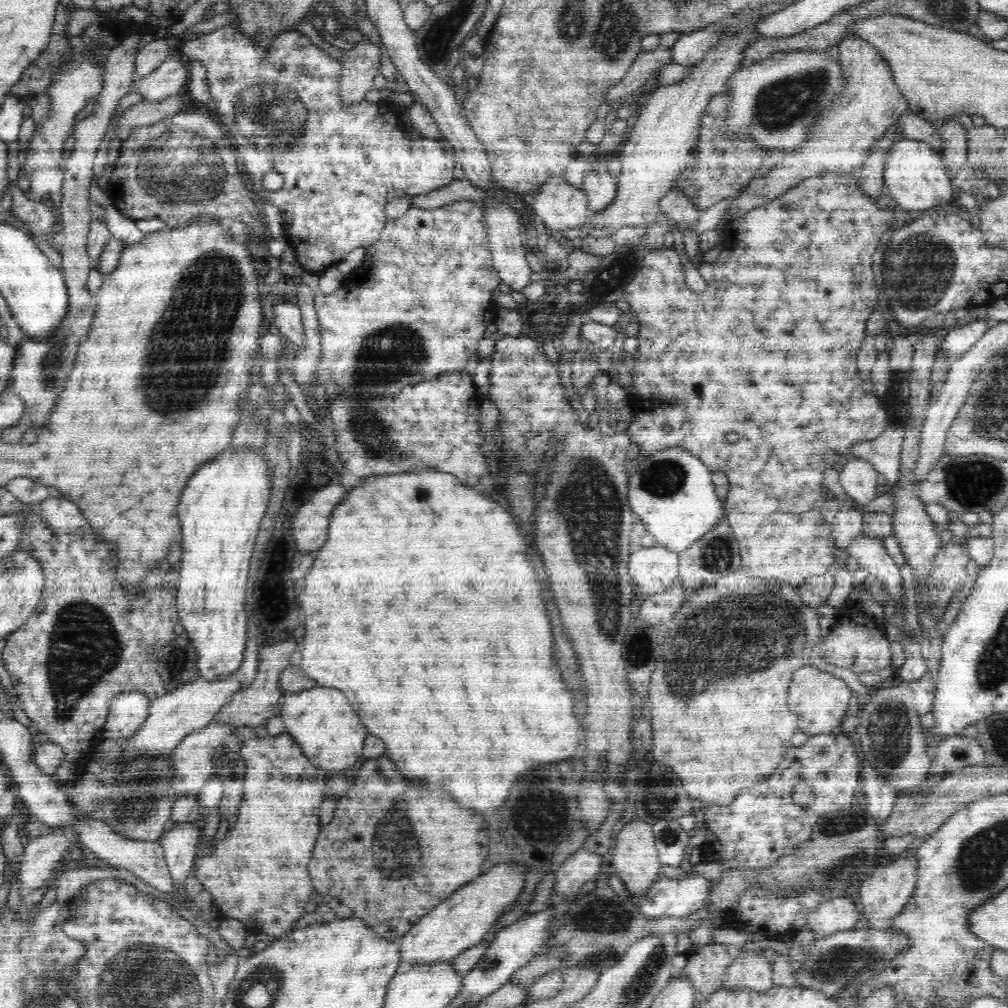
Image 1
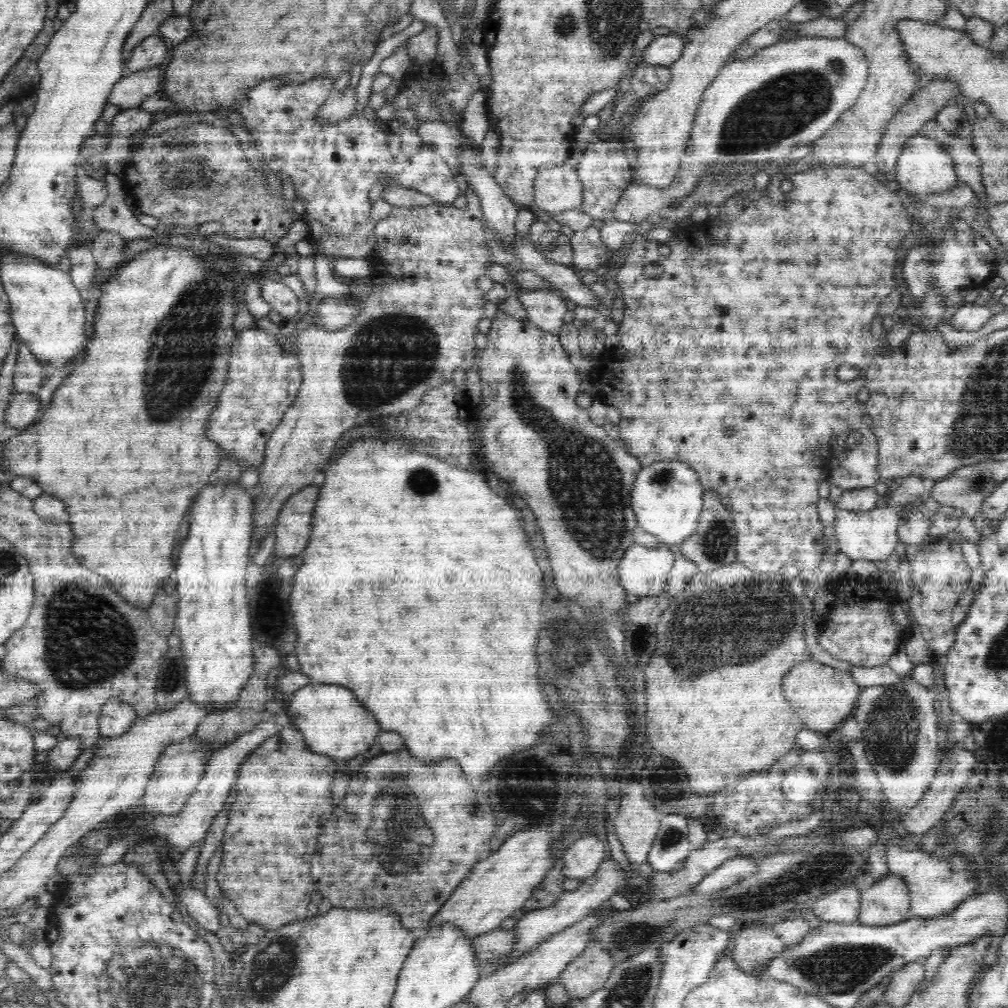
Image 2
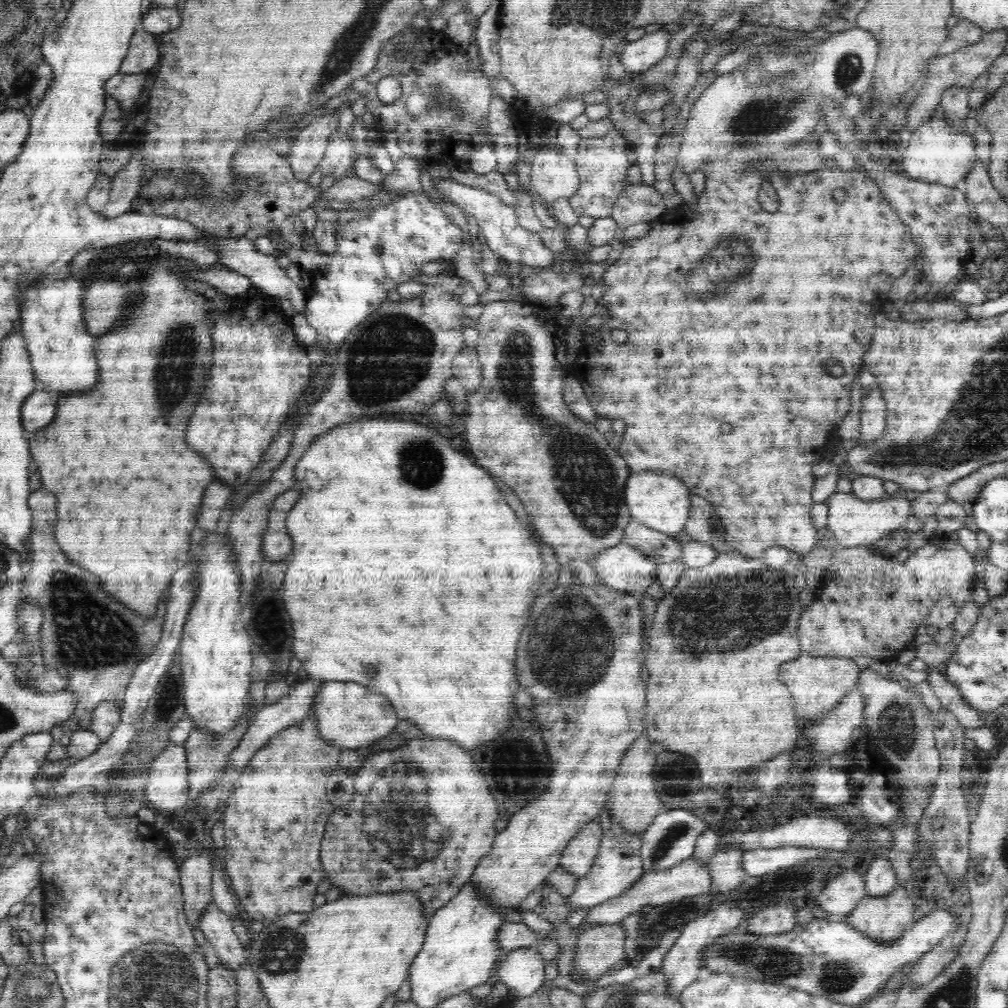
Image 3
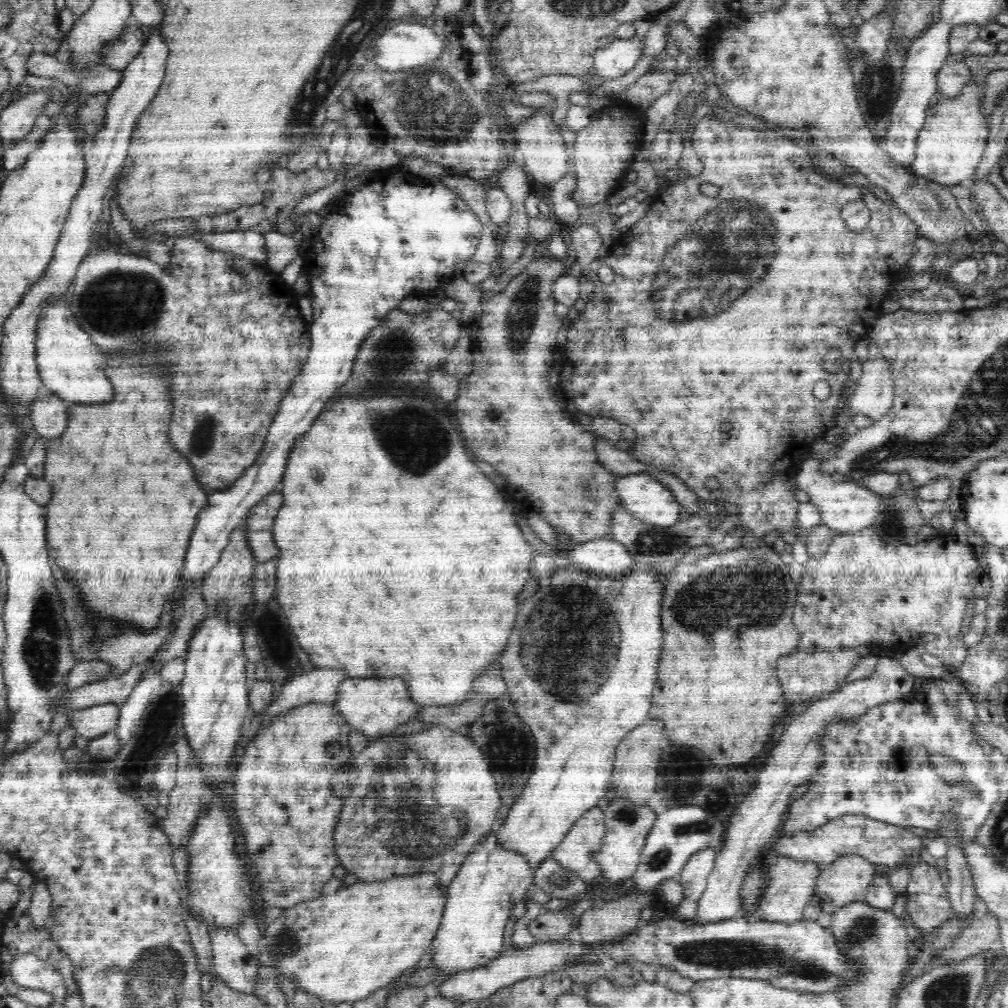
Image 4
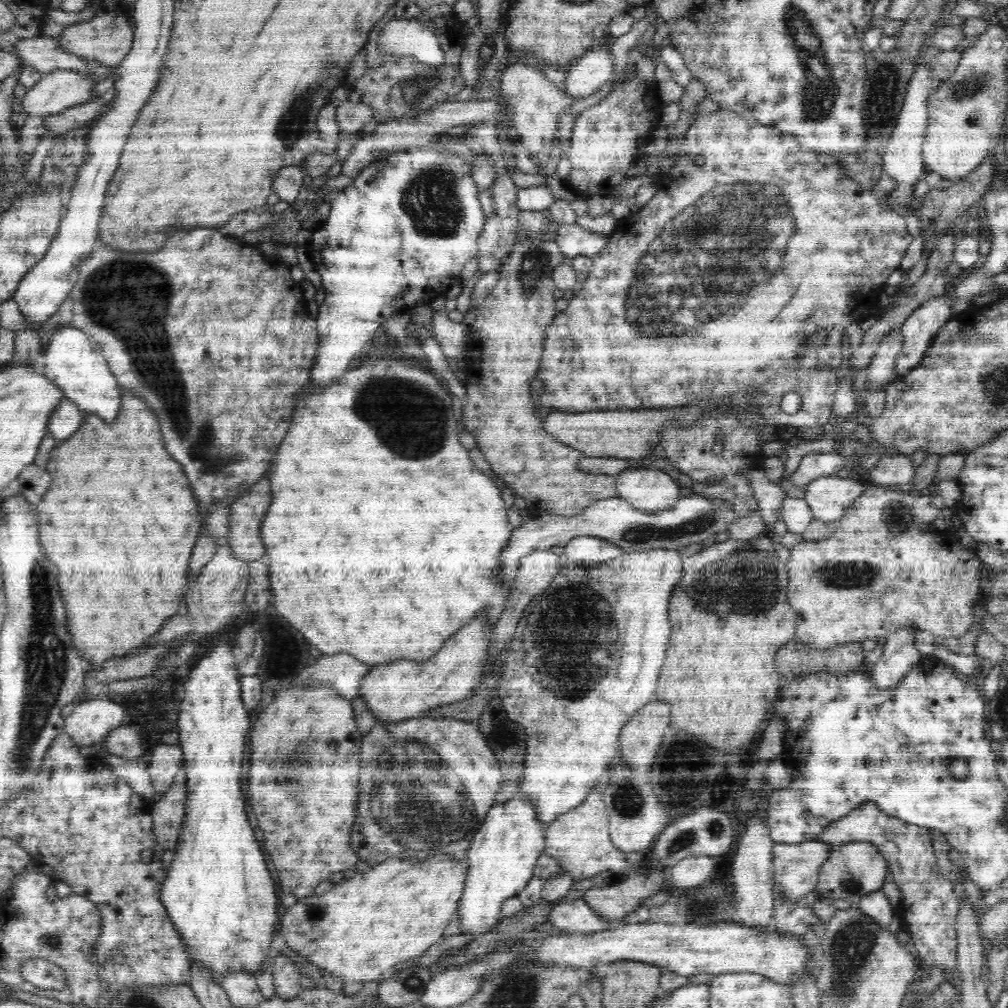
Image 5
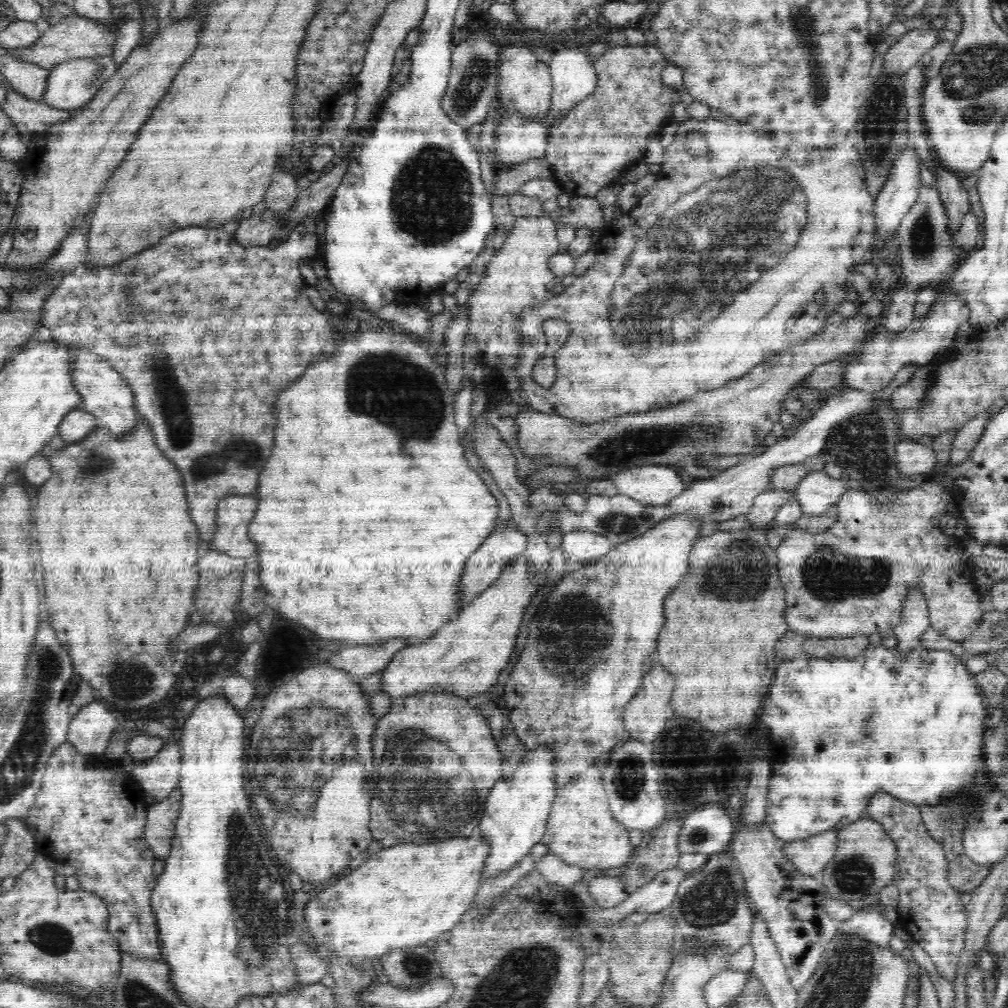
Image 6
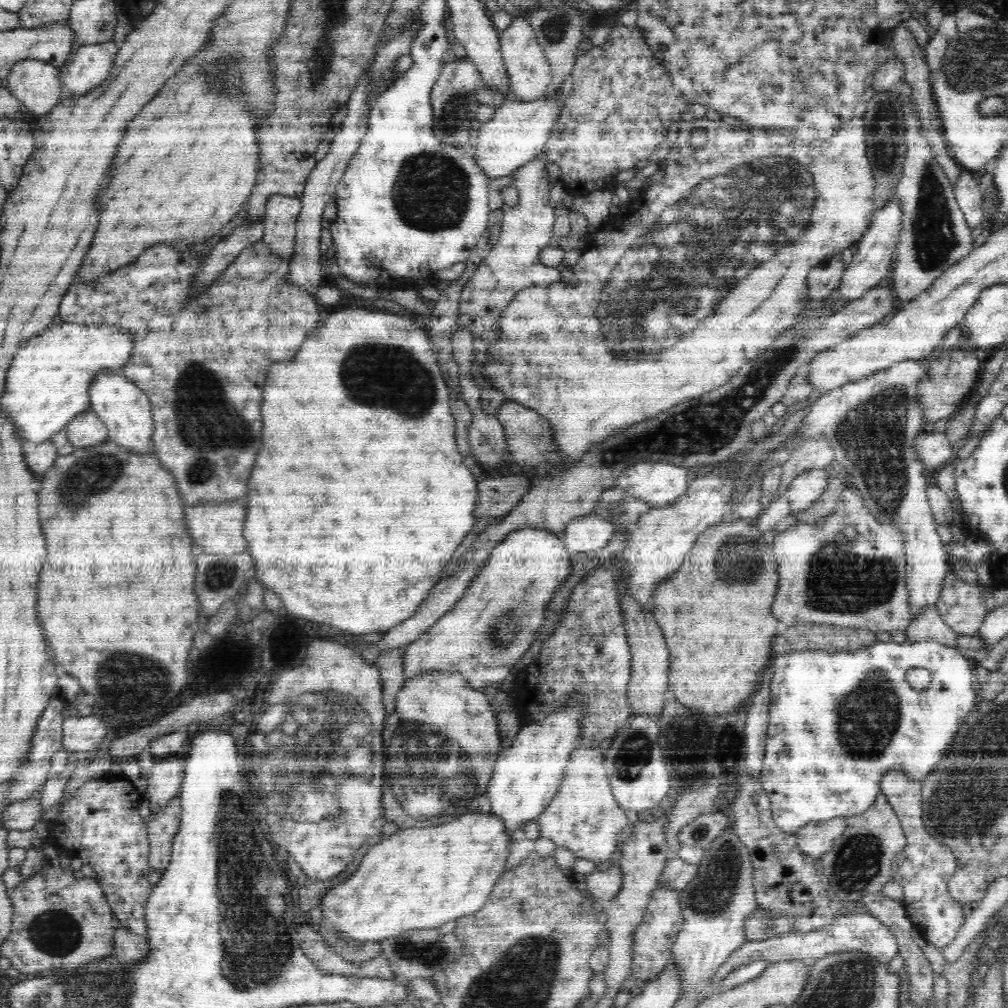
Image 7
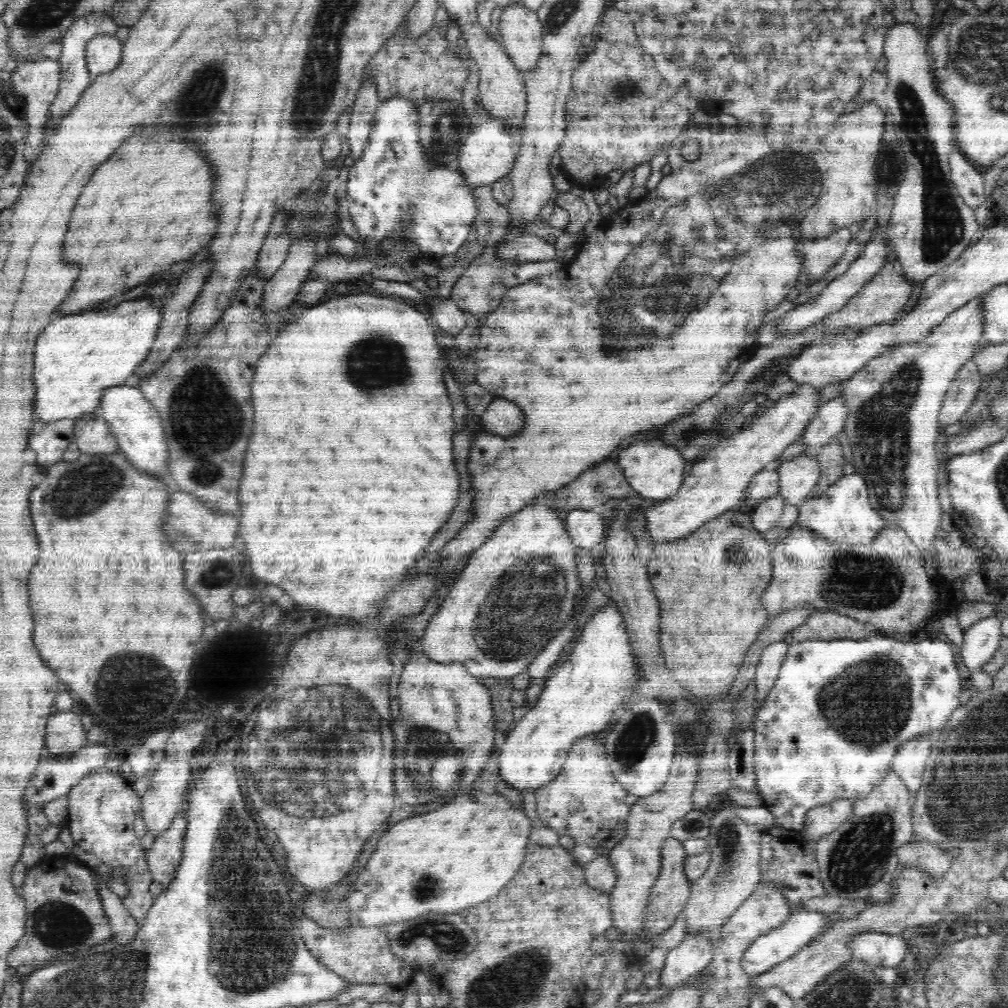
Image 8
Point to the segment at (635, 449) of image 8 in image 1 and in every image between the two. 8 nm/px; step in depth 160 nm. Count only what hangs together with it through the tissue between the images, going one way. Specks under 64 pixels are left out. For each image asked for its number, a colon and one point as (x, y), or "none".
1: (671, 492)
2: (666, 497)
3: (659, 500)
4: (641, 494)
5: (650, 490)
6: (651, 484)
7: (658, 483)

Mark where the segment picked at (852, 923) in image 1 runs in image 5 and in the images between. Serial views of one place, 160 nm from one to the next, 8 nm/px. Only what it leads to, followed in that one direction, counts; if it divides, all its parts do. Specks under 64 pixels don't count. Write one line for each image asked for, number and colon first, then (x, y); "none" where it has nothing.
2: (843, 905)
3: (841, 894)
4: (846, 880)
5: (852, 871)

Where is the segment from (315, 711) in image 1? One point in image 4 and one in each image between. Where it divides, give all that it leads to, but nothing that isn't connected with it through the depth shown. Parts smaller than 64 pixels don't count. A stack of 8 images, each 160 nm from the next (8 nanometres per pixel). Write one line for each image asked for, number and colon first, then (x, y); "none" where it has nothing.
2: (334, 723)
3: (349, 715)
4: (372, 707)

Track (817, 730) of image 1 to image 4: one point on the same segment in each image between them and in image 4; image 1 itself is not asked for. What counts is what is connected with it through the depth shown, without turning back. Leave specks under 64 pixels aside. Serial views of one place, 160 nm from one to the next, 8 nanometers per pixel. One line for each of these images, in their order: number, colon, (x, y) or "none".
2: (824, 697)
3: (817, 685)
4: (806, 677)

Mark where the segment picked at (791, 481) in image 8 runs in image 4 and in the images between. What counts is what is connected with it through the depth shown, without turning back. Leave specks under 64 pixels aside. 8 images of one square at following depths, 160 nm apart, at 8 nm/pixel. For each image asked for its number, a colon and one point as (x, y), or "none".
4: (847, 507)
5: (829, 497)
6: (818, 492)
7: (806, 488)

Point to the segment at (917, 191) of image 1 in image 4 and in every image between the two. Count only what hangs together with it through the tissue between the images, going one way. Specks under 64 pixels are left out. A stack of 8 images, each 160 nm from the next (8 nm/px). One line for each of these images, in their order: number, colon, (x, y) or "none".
2: (925, 167)
3: (939, 151)
4: (950, 145)

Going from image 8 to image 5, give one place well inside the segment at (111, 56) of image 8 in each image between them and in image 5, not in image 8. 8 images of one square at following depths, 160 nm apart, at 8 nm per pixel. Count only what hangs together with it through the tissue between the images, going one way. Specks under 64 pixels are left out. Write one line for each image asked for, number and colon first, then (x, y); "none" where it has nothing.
5: (60, 89)
6: (71, 84)
7: (86, 68)

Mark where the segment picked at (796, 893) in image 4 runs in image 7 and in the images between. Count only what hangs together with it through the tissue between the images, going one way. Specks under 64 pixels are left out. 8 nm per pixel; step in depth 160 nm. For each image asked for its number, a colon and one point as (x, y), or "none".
5: (795, 867)
6: (809, 856)
7: (815, 839)

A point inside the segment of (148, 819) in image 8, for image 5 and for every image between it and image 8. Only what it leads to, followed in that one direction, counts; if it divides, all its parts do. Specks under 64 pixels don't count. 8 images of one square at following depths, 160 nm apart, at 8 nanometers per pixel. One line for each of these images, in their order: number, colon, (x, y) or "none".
5: (164, 761)
6: (158, 777)
7: (164, 780)

